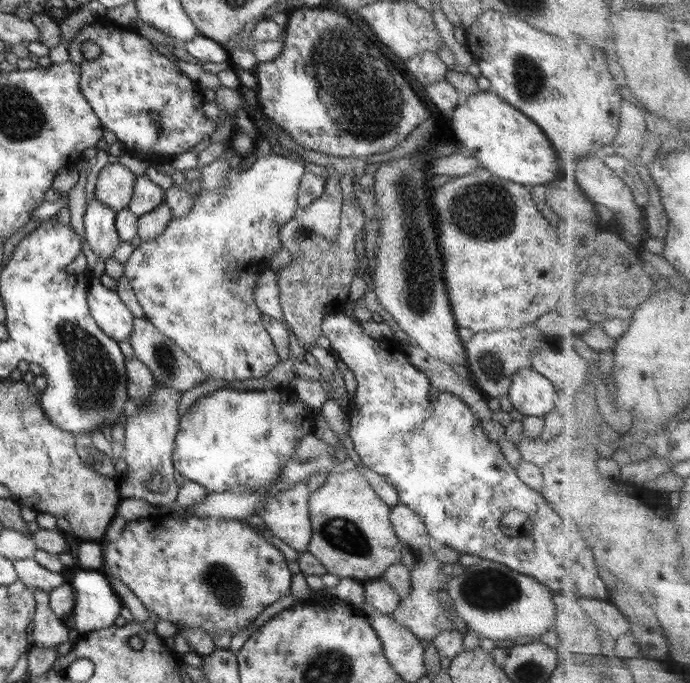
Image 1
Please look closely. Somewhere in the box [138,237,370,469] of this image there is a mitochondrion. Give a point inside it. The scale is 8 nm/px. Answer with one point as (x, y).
(165, 357)

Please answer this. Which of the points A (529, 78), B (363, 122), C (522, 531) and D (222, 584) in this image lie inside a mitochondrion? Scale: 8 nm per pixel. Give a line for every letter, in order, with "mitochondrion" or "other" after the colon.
A: mitochondrion
B: mitochondrion
C: other
D: mitochondrion

